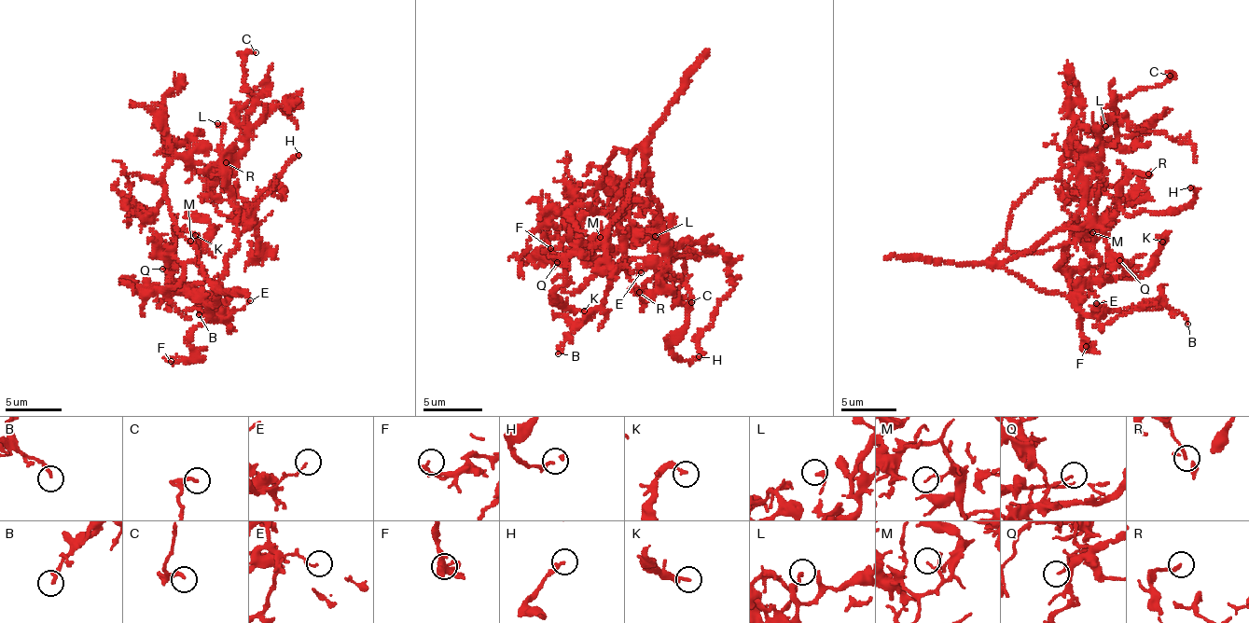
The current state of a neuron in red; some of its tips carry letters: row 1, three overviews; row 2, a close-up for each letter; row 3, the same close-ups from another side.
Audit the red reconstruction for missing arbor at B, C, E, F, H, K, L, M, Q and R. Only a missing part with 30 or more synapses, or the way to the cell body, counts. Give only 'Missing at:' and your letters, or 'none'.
Missing at: none

